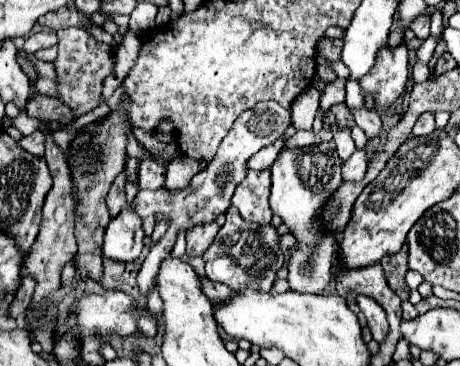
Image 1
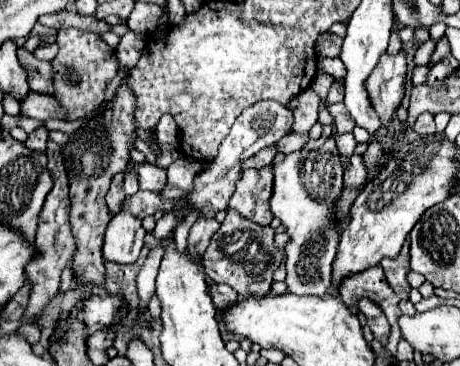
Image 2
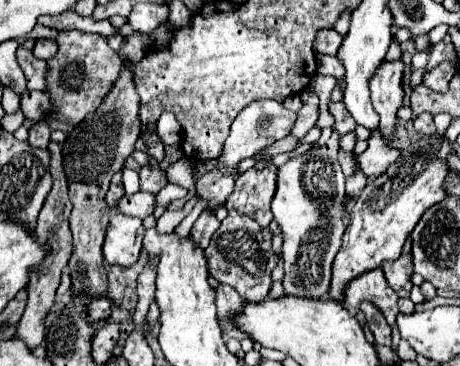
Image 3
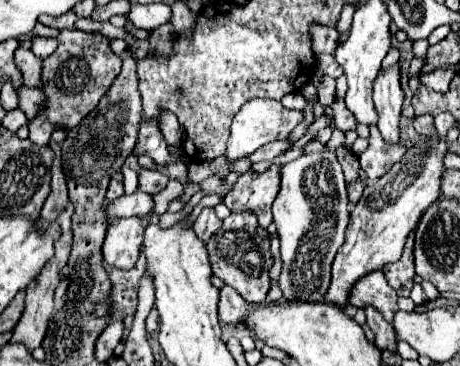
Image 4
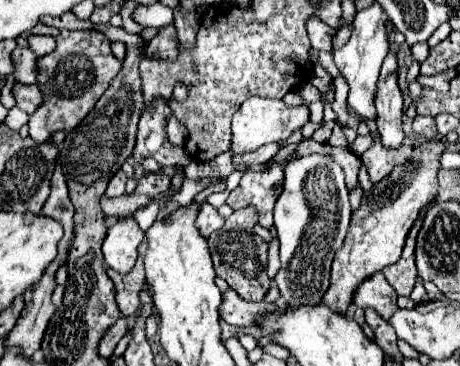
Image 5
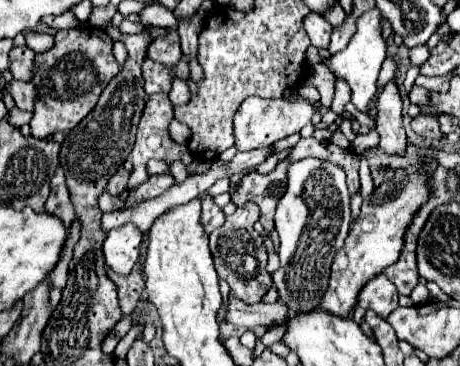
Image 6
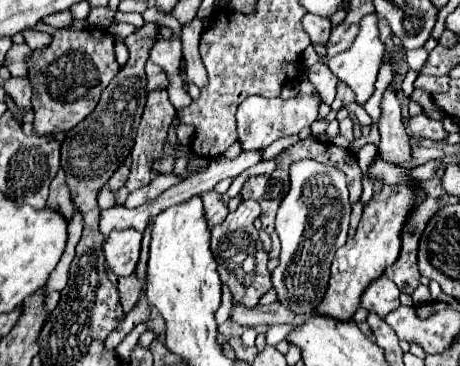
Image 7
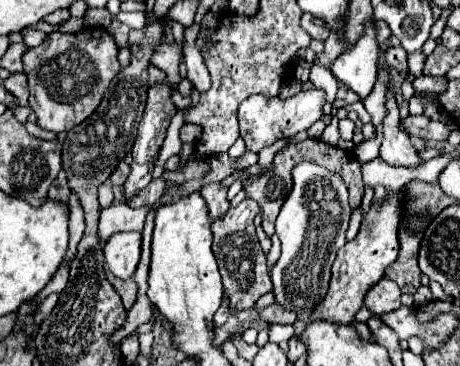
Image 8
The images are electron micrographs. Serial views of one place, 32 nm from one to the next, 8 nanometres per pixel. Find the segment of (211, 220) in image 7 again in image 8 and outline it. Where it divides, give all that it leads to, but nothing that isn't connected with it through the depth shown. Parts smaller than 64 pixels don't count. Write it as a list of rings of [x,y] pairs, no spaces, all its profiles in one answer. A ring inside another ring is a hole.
[[[220,182],[206,186],[202,190],[202,196],[206,200],[210,220],[218,220],[220,216],[224,216],[224,212],[228,212],[230,206],[228,206],[228,200],[226,200],[226,188],[220,188]]]

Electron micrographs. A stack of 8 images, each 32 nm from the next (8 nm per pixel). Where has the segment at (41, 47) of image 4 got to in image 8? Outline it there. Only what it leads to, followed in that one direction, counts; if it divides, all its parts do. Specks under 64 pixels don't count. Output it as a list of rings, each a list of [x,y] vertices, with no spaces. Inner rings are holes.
[[[26,28],[26,30],[22,32],[22,36],[24,36],[24,44],[26,44],[26,46],[30,46],[30,48],[40,46],[40,44],[48,38],[48,34],[38,32],[38,30],[34,30],[34,28]]]

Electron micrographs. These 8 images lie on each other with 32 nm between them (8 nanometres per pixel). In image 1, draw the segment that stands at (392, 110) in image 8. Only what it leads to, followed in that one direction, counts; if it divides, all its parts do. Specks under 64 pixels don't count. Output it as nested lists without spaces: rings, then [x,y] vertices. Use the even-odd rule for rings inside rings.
[[[406,42],[398,44],[396,48],[386,44],[386,48],[380,50],[380,56],[376,56],[376,64],[370,68],[368,76],[360,80],[360,86],[374,96],[376,106],[380,110],[388,110],[392,104],[396,104],[398,96],[404,92],[406,80],[408,80]]]

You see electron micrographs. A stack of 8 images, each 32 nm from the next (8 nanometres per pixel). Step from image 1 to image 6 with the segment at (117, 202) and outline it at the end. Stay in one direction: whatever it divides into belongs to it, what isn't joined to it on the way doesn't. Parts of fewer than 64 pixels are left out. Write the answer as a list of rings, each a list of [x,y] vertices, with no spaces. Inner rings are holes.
[[[120,168],[108,182],[108,194],[110,196],[120,196],[126,190],[126,186],[128,186],[128,176],[130,174],[124,172],[124,168]]]

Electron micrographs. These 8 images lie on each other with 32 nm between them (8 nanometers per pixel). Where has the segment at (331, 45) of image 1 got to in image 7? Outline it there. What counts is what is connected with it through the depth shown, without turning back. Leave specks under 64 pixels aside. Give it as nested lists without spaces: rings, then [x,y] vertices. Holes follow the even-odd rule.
[[[306,14],[302,18],[302,24],[304,24],[304,30],[308,32],[312,44],[326,44],[328,38],[330,38],[330,30],[332,30],[332,24],[330,20],[324,20],[316,14]]]

